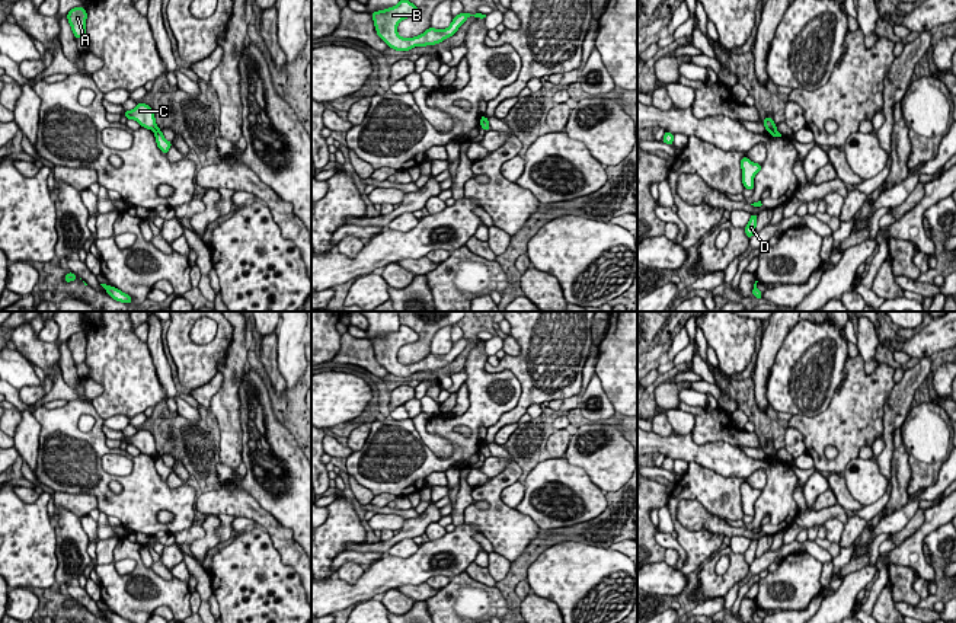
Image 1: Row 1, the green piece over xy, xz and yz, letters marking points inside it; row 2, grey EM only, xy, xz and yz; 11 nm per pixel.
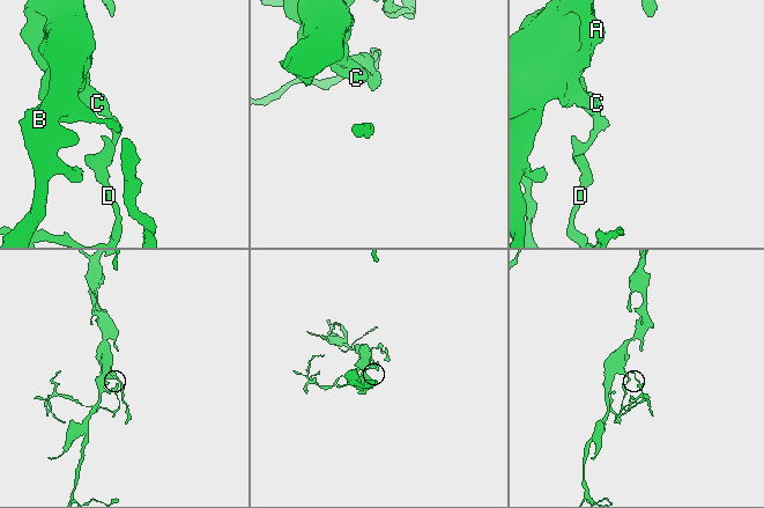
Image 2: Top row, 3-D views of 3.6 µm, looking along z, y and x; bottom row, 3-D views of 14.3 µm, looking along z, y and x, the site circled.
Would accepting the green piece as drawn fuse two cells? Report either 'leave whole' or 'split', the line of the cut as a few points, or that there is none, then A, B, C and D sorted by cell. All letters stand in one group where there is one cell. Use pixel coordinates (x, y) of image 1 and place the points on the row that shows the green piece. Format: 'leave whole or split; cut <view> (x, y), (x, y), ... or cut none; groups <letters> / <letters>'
split; cut xy (156, 127), (153, 130); groups A B C / D

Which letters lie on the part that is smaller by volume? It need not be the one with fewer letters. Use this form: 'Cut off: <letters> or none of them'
Cut off: D

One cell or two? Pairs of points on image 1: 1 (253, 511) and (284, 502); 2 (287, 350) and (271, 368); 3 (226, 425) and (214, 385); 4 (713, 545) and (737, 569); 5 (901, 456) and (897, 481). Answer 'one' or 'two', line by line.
1: two
2: two
3: two
4: two
5: one

